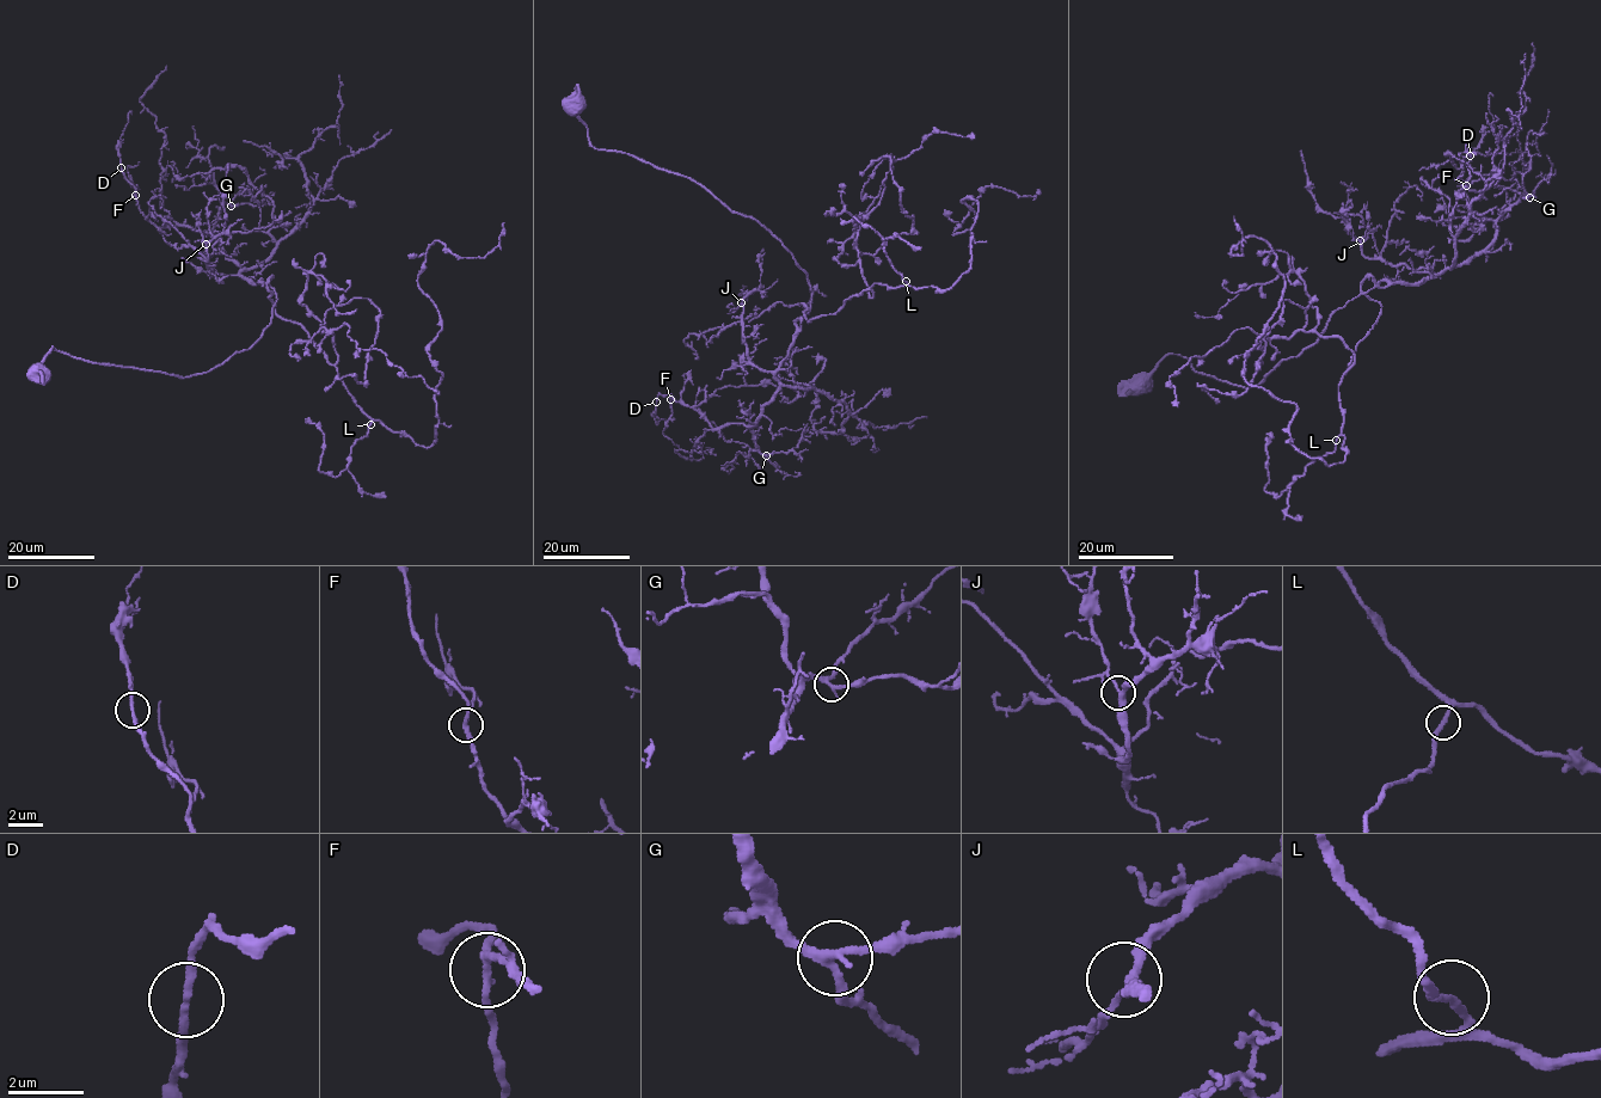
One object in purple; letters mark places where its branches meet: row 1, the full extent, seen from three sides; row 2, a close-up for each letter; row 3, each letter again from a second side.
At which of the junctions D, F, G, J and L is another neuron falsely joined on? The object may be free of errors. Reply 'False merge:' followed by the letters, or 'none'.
False merge: none

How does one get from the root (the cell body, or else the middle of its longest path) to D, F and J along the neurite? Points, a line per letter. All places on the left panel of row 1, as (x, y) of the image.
D: (38, 375), (53, 347), (202, 374), (270, 321), (275, 290), (250, 283), (210, 233), (154, 226), (121, 167)
F: (38, 375), (53, 347), (202, 374), (269, 324), (270, 287), (250, 283), (210, 233), (154, 226), (135, 195)
J: (38, 375), (53, 347), (97, 363), (183, 378), (249, 349), (270, 321), (276, 293), (212, 270), (206, 244)

